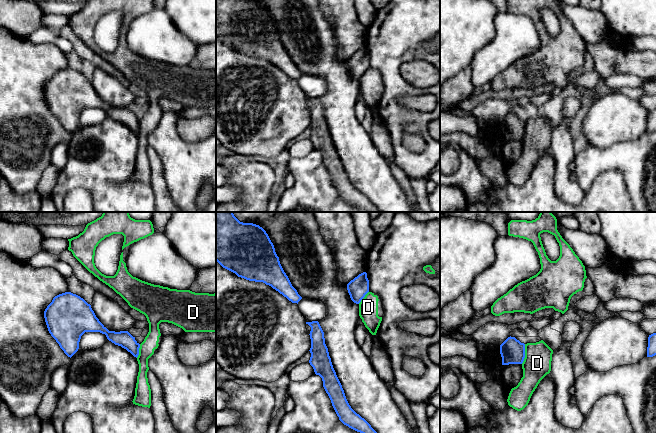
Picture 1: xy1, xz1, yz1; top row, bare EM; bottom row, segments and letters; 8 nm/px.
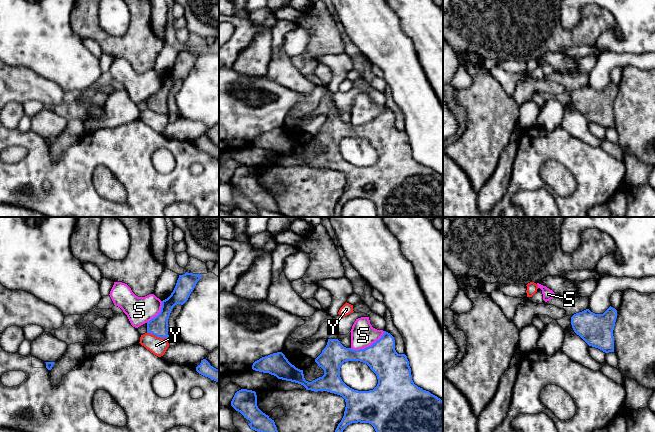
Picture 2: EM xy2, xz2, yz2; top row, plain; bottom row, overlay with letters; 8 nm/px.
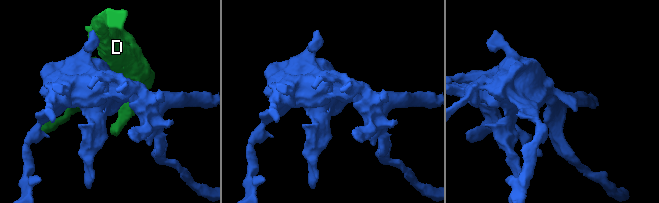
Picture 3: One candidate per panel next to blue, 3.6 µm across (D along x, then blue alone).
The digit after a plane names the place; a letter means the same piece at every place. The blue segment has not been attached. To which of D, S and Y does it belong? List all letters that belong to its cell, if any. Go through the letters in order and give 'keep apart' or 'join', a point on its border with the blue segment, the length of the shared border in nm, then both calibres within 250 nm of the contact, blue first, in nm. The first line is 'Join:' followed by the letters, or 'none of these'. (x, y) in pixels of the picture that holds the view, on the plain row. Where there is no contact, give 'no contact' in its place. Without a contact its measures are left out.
Join: none of these
D: keep apart | yz1 (524, 130) | 160 nm | 200/220 nm
S: keep apart | xz2 (369, 122) | 320 nm | 260/200 nm
Y: keep apart | xy2 (157, 112) | 180 nm | 160/140 nm

